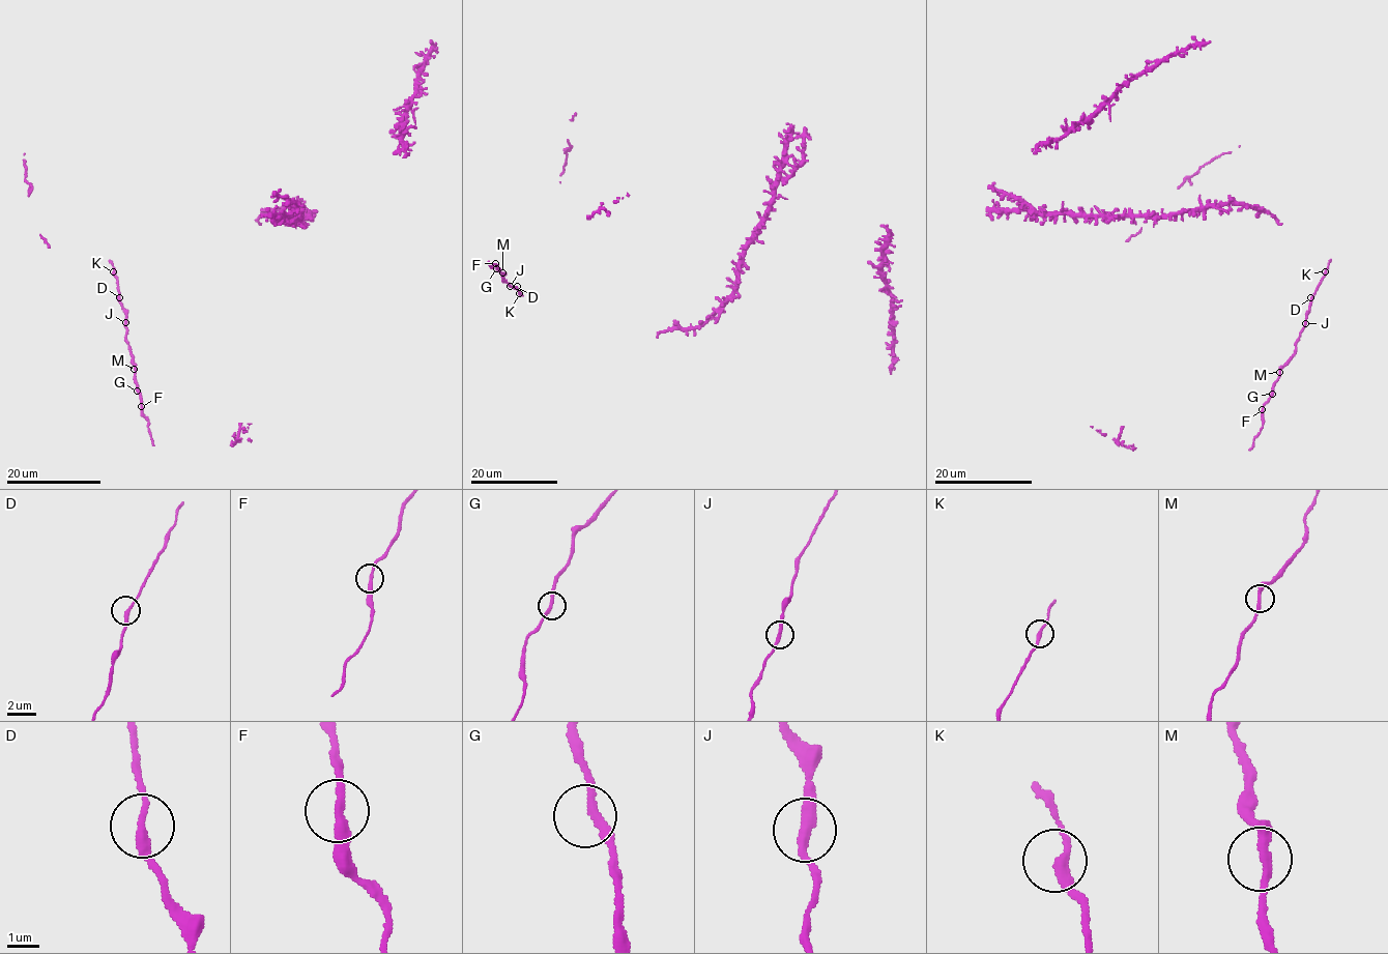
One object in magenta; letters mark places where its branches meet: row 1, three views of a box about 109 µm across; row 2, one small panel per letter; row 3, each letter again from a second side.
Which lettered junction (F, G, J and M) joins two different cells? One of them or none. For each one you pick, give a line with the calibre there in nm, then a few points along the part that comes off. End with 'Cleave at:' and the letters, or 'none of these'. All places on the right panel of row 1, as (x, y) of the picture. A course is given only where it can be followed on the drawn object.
Cleave at: none of these

